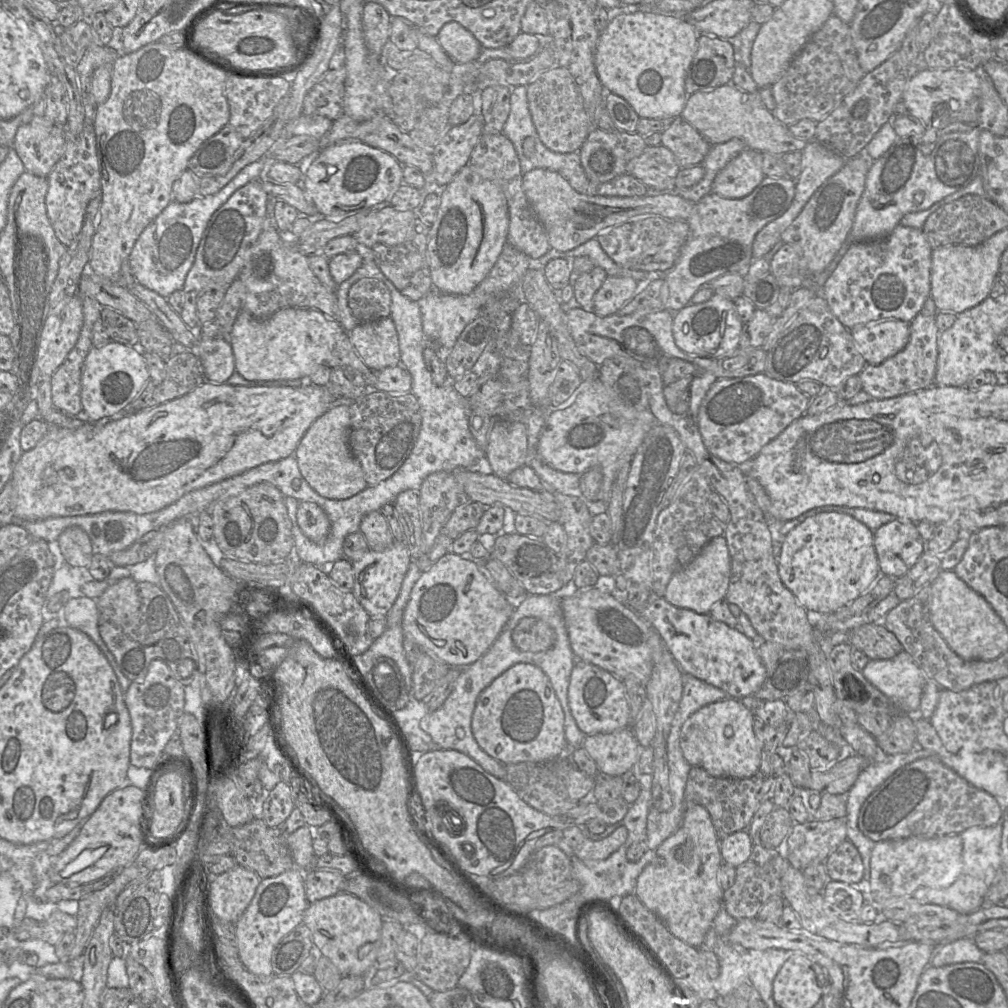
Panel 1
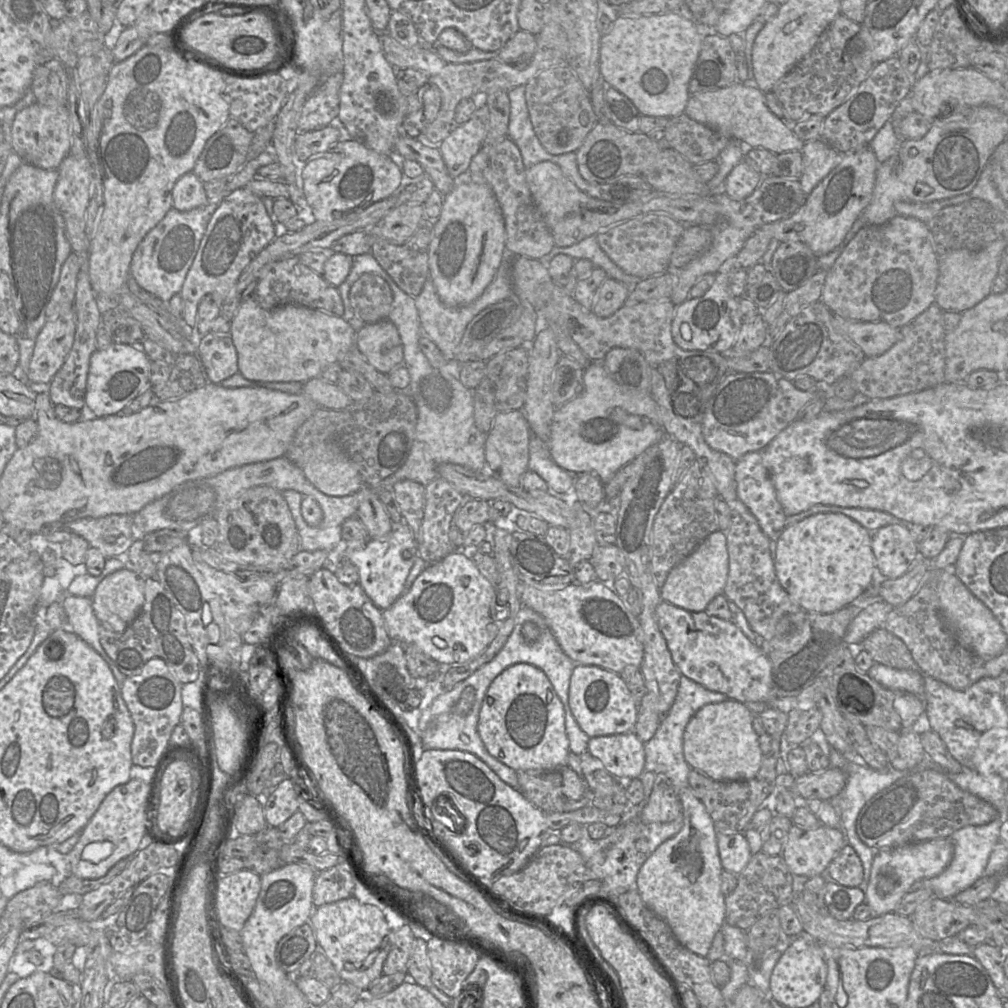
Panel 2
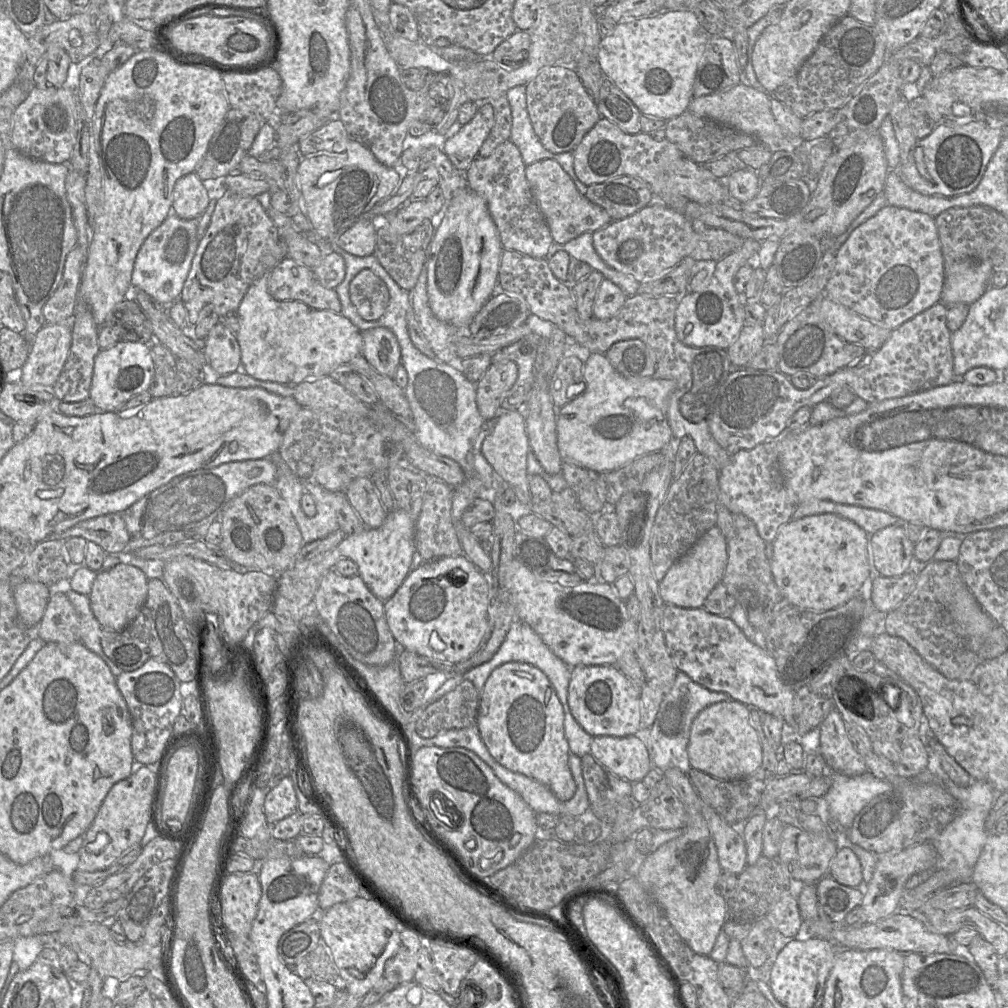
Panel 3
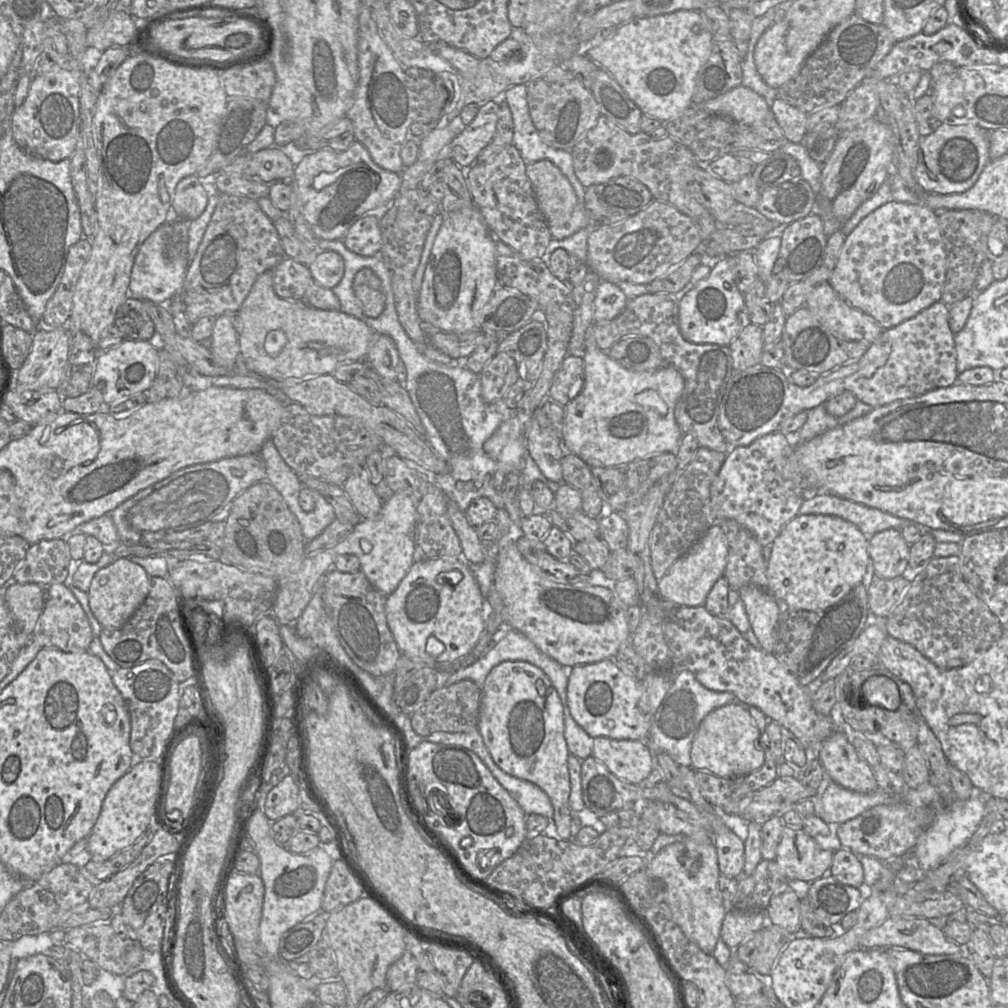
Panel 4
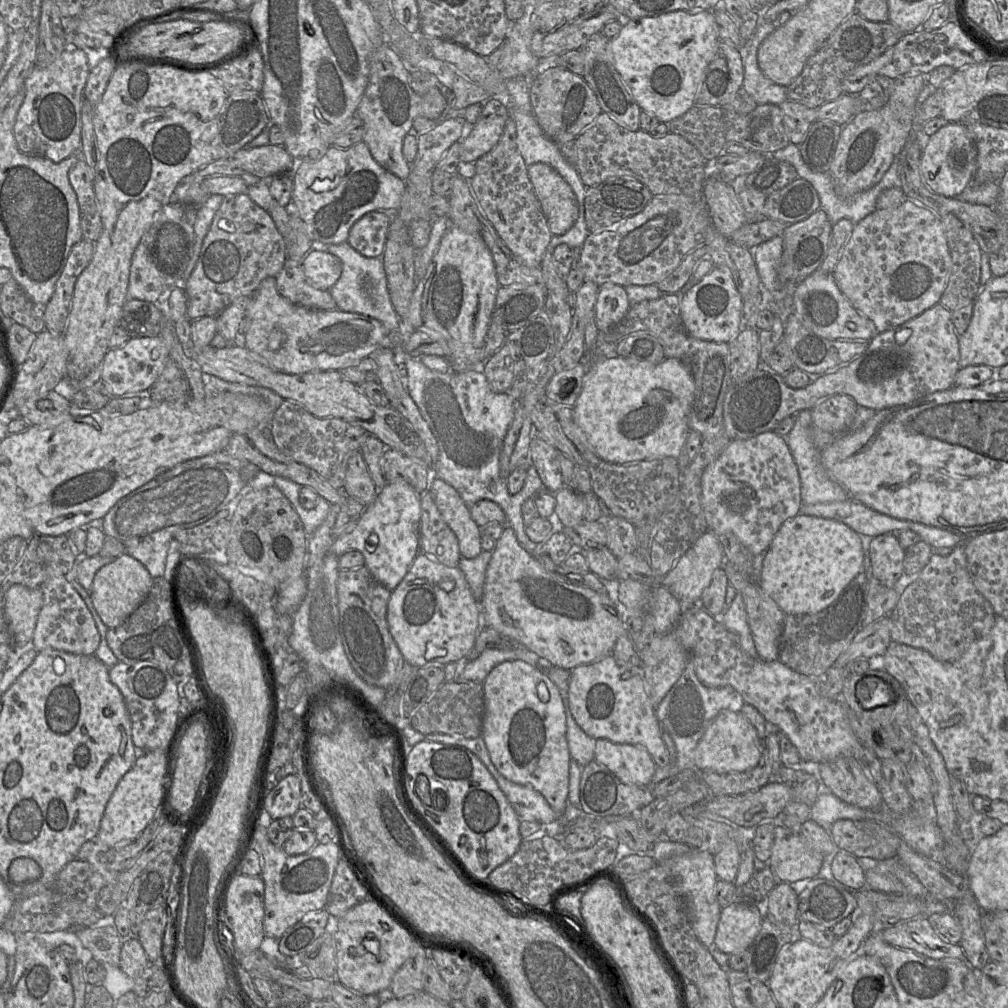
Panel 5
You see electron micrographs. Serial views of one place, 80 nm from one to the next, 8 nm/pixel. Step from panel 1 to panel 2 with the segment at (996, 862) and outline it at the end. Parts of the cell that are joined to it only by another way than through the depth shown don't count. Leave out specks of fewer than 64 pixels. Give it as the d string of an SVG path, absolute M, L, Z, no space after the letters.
M999 815L992 822L980 826L966 826L955 831L949 838L954 845L954 855L947 868L933 878L916 881L911 886L911 891L921 888L929 888L933 891L934 897L945 900L953 898L961 891L970 887L978 879L983 877L985 867L994 846L1000 840L1000 827L1007 816Z

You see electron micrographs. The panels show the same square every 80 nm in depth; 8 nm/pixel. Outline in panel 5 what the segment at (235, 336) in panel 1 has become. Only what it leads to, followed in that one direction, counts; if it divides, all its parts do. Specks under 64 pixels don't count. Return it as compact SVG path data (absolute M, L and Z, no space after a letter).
M267 277L260 283L252 295L246 316L250 327L245 333L245 347L285 374L341 371L388 345L387 331L380 321L338 308L319 310L292 304L278 293L275 277Z

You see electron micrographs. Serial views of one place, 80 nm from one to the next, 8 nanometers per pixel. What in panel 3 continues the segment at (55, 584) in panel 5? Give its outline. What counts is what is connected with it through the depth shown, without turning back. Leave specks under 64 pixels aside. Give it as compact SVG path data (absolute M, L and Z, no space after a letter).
M50 594L45 612L34 635L45 643L80 642L79 616L66 594Z

